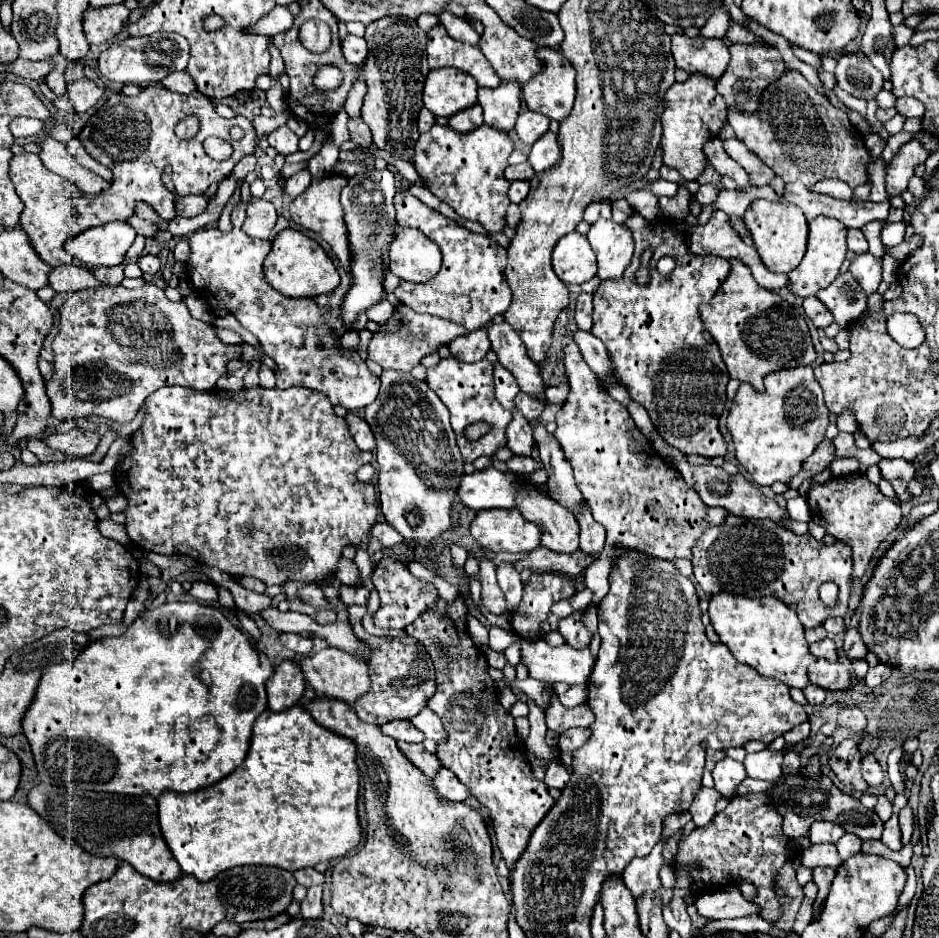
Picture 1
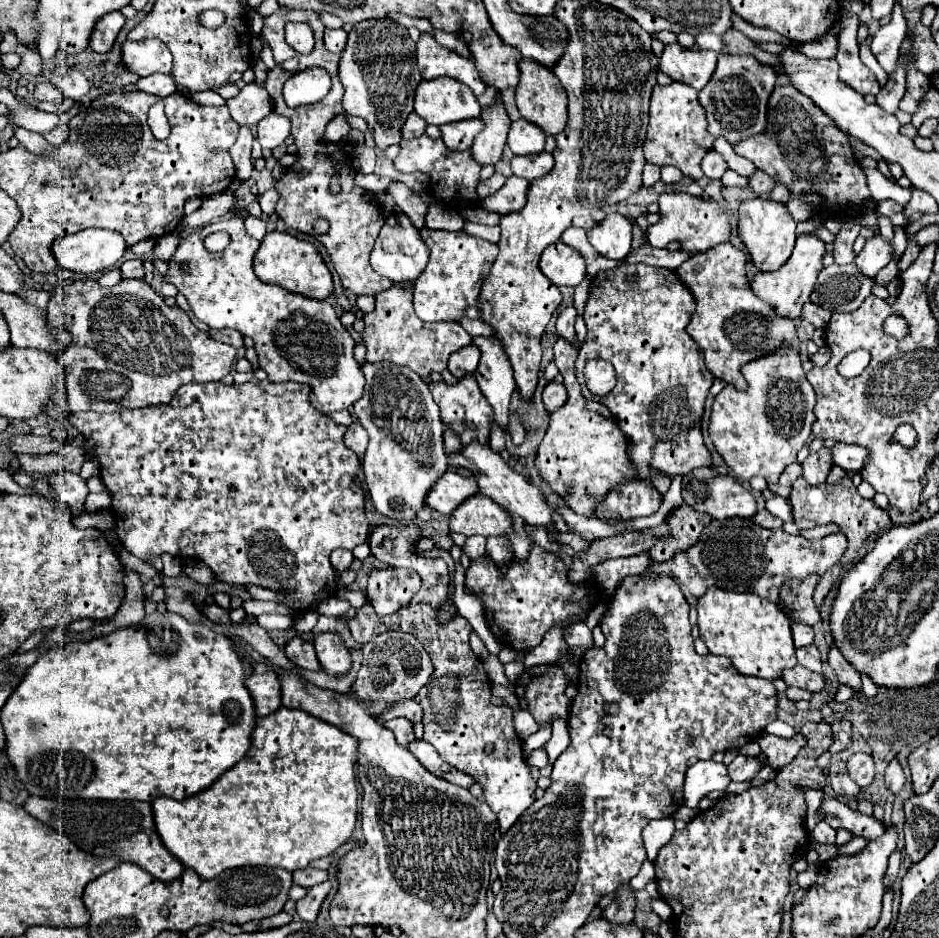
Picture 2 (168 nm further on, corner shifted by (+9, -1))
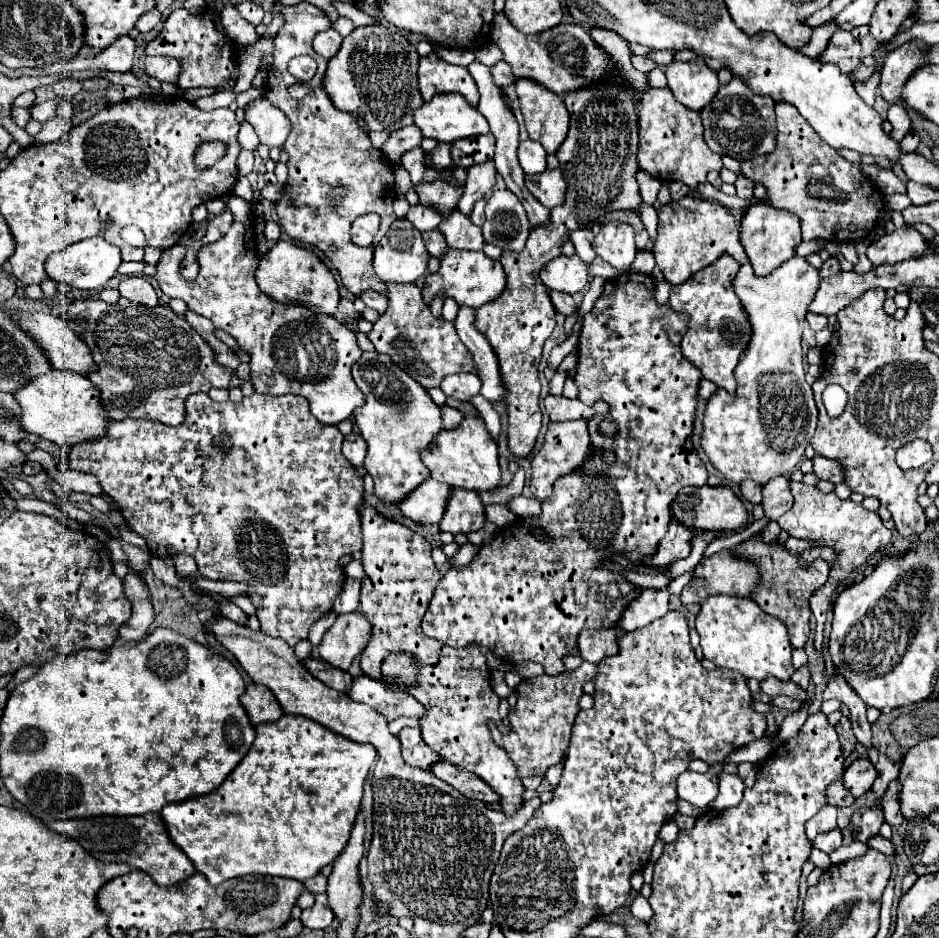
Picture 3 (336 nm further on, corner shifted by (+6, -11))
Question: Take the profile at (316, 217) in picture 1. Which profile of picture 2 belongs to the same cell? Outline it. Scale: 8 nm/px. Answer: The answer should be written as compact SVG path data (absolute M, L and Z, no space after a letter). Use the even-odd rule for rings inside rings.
M278 9L274 15L264 19L264 27L262 33L268 41L268 45L274 51L274 61L276 67L268 71L266 77L266 89L274 101L274 105L280 105L280 113L286 115L292 121L292 137L296 139L296 147L298 147L298 155L296 161L288 168L286 174L275 183L275 189L279 193L276 205L276 213L278 217L286 223L286 227L294 229L294 231L302 231L308 235L314 235L326 249L328 255L332 259L334 269L338 271L344 289L350 289L354 295L378 295L386 289L392 287L392 281L374 273L374 269L368 263L370 257L370 249L384 225L384 219L380 217L380 205L372 199L368 199L368 191L354 185L354 167L352 167L352 157L350 157L350 147L344 143L330 143L324 139L324 129L326 125L342 113L342 83L338 81L338 55L330 53L324 47L322 41L322 33L324 33L324 25L318 17L316 11L290 11L286 13L284 9ZM286 21L302 21L308 23L314 31L314 49L310 55L302 55L298 51L294 51L286 41L284 41L284 23ZM286 59L298 59L298 71L300 69L308 69L308 67L322 67L328 71L330 79L332 79L332 89L326 95L326 99L312 103L312 105L300 105L300 107L286 107L284 97L282 97L282 85L284 81L292 75L290 71L282 69L282 61ZM332 169L340 169L340 181L342 181L342 193L340 195L328 195L328 185L330 179L334 175ZM318 217L324 217L330 221L330 229L326 235L316 235L312 225Z

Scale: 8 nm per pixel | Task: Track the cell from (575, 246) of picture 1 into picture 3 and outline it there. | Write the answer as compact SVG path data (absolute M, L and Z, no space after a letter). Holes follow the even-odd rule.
M559 255L557 259L551 259L539 273L541 281L545 287L553 291L563 291L563 293L577 293L587 287L587 267L585 263L573 255Z

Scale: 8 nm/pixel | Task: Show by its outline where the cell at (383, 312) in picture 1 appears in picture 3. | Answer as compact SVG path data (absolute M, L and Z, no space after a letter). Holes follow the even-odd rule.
M367 291L367 293L363 293L363 295L361 295L361 301L363 301L367 307L375 309L377 313L383 313L385 307L387 307L387 299L385 299L383 295L375 293L375 291Z

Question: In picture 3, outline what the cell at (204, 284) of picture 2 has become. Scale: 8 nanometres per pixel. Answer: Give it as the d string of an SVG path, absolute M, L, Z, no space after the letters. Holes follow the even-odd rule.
M231 193L227 201L227 209L233 211L235 223L223 239L215 243L207 243L199 249L197 261L201 269L195 281L189 283L179 275L179 263L187 253L185 245L177 243L169 247L169 251L163 251L157 263L157 275L155 275L161 291L167 297L181 297L191 311L211 319L215 329L223 329L237 339L241 349L245 349L251 355L249 367L251 367L251 381L255 385L255 391L269 393L269 395L285 395L285 393L303 395L309 401L311 413L325 425L337 425L349 419L351 413L365 403L365 397L361 395L359 387L353 383L353 377L351 377L351 367L361 357L361 349L357 345L355 333L331 315L315 313L297 303L277 303L275 299L269 299L255 283L255 269L259 263L259 255L255 251L251 203Z

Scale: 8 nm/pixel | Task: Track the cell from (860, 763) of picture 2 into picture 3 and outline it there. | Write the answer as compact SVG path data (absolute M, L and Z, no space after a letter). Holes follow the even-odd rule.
M857 759L847 767L843 781L845 781L845 787L851 791L851 795L861 797L871 789L875 777L877 777L877 771L869 763L869 759Z

